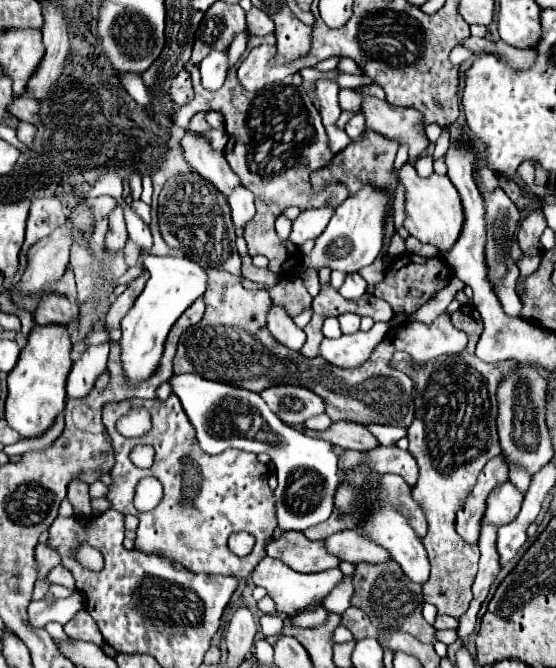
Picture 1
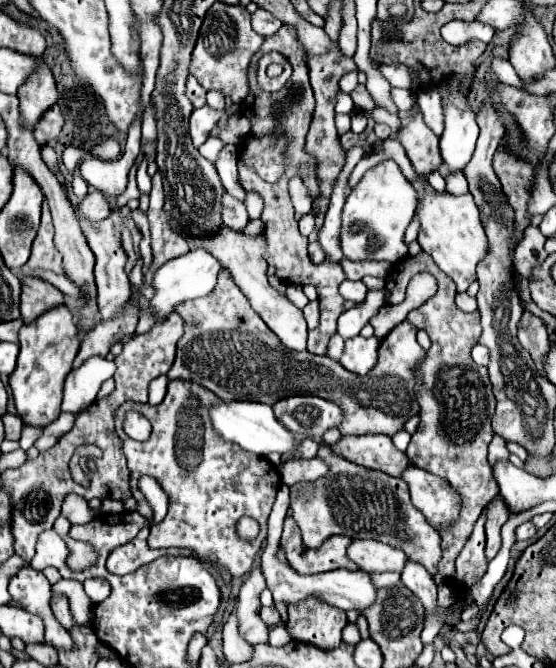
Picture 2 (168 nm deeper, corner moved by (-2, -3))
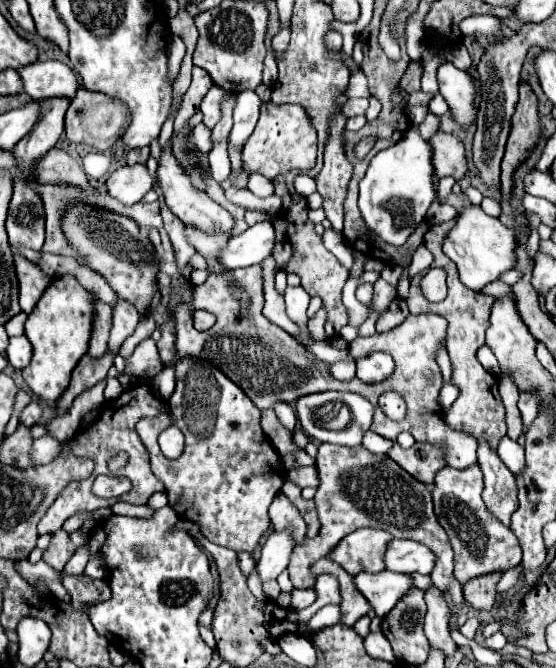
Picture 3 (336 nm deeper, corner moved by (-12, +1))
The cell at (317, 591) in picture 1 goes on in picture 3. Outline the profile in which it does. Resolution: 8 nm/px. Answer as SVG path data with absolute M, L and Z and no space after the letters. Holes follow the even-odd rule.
M388 570L358 574L354 576L354 582L380 618L386 616L414 588L410 574L396 574Z

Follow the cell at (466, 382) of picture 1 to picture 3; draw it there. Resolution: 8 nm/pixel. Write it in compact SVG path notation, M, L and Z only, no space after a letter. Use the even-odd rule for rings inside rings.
M456 220L432 226L426 236L424 236L424 246L433 255L433 267L444 268L448 274L448 296L442 302L428 302L420 289L420 281L428 272L421 273L412 280L410 284L410 296L408 296L408 308L410 314L426 314L426 312L434 312L440 314L448 320L448 338L446 338L446 348L450 354L450 362L452 362L452 384L456 384L460 388L460 396L458 400L452 404L452 408L448 412L444 412L444 420L448 420L448 426L456 428L456 430L464 430L476 438L486 438L488 444L492 448L498 446L500 438L506 434L506 420L504 420L504 406L498 394L498 378L494 374L488 374L482 364L476 358L476 352L480 346L486 344L486 330L490 326L490 310L492 304L496 302L494 296L482 296L480 292L472 292L468 290L460 278L458 278L458 270L456 264L442 252L442 242L448 236L448 232L452 230L452 226L456 224Z

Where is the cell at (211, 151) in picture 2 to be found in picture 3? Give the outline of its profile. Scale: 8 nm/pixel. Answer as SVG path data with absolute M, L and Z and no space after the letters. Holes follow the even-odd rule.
M200 124L200 126L196 126L194 132L196 132L196 134L194 134L194 142L196 142L198 150L210 152L210 150L212 150L212 144L210 144L210 130L208 130L204 124Z

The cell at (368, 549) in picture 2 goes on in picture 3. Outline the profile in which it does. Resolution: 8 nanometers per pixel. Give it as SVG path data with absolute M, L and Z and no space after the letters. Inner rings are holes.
M392 540L386 552L386 570L392 572L418 572L430 574L434 568L436 556L434 552L420 542L414 540Z

